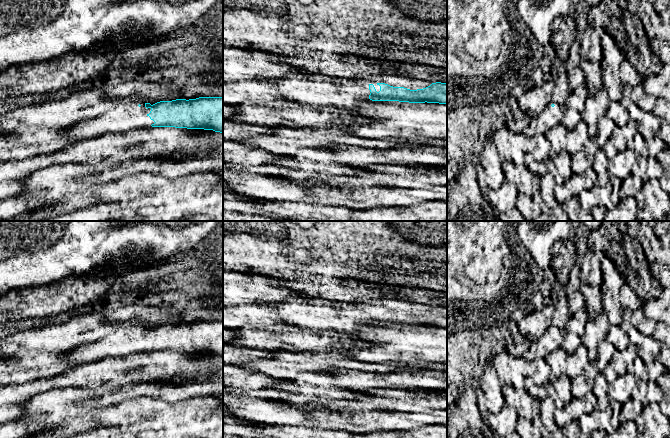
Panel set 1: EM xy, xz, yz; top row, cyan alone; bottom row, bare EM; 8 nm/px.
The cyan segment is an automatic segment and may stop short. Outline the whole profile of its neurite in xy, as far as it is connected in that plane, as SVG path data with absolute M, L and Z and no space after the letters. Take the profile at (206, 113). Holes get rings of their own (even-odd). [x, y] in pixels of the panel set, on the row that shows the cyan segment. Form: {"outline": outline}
{"outline": "M223 97L176 99L157 103L118 101L108 106L100 116L72 125L66 133L66 140L70 144L106 133L127 132L146 127L204 129L223 133Z"}

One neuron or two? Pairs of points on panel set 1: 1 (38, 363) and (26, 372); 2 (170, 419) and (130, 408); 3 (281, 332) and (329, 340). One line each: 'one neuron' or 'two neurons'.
1: one neuron
2: one neuron
3: one neuron

